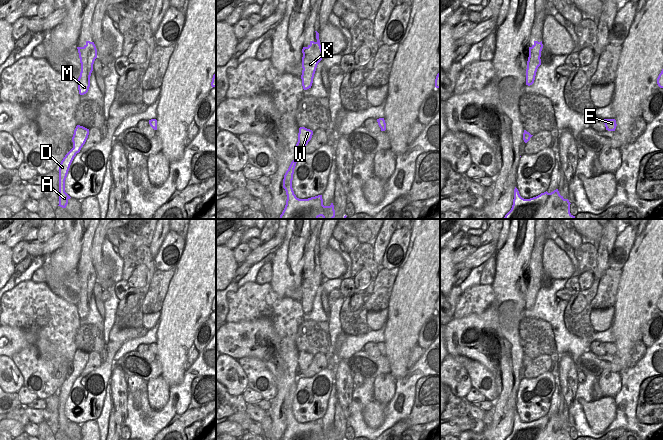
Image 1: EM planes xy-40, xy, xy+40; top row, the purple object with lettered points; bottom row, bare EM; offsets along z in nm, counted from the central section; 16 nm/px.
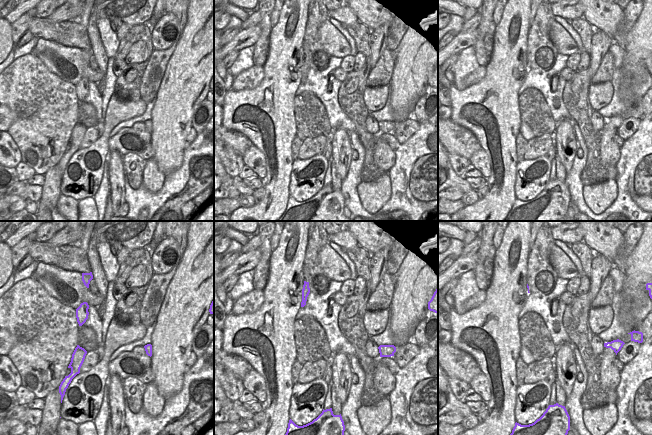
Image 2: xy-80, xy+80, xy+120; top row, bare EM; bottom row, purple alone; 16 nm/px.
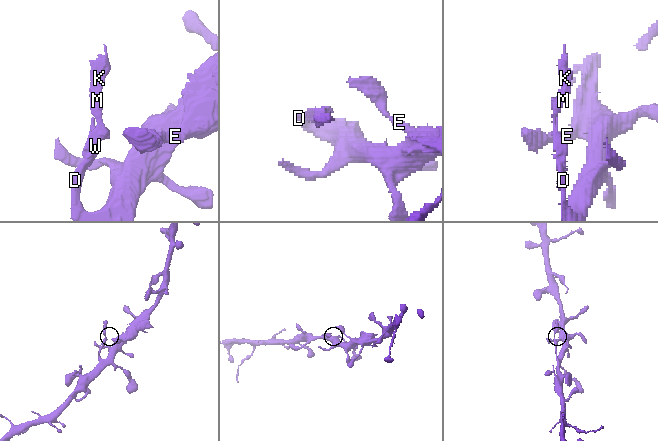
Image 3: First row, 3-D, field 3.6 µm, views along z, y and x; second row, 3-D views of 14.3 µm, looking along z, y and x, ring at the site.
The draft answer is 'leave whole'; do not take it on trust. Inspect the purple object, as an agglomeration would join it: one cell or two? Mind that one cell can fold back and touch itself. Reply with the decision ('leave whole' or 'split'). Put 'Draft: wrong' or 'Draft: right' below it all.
leave whole
Draft: right

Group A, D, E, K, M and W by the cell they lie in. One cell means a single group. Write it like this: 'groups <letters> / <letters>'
groups A D E K M W

